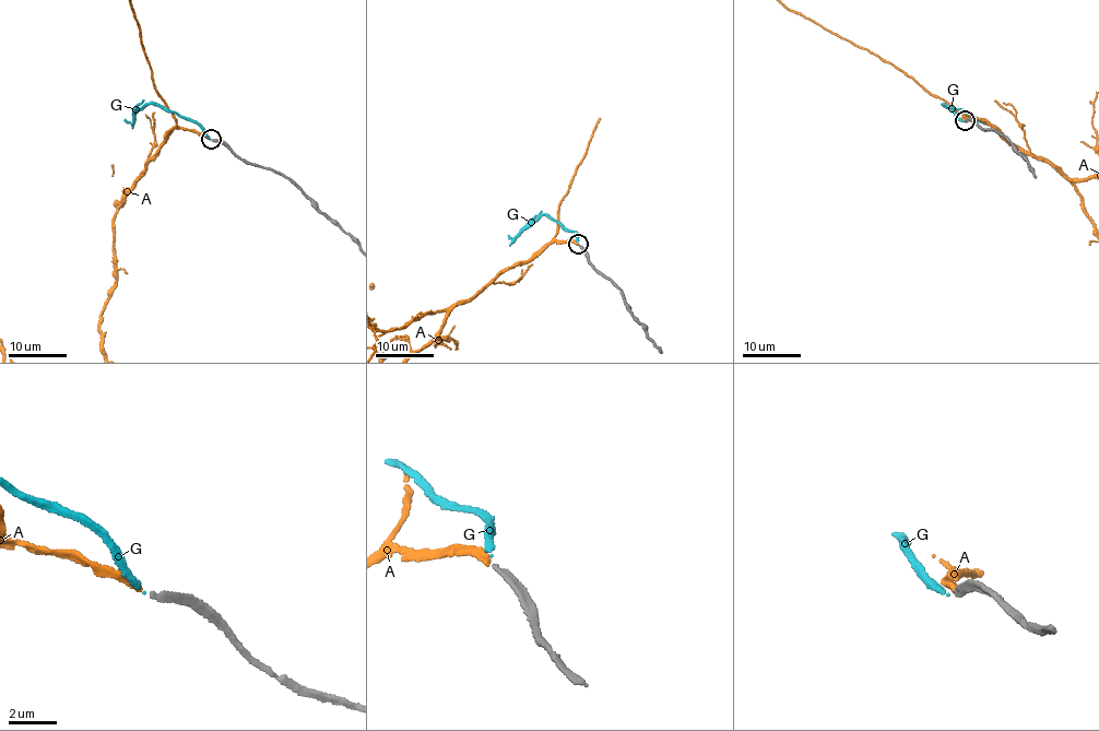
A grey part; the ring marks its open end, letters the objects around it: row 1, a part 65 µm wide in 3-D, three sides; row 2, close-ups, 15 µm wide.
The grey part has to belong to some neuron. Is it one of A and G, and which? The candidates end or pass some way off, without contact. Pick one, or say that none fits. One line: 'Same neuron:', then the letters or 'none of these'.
Same neuron: A

